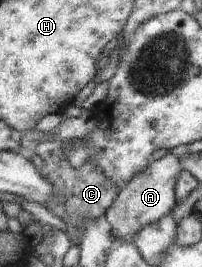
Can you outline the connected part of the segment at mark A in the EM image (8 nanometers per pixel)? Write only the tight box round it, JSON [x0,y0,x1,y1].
[106,152,183,244]

